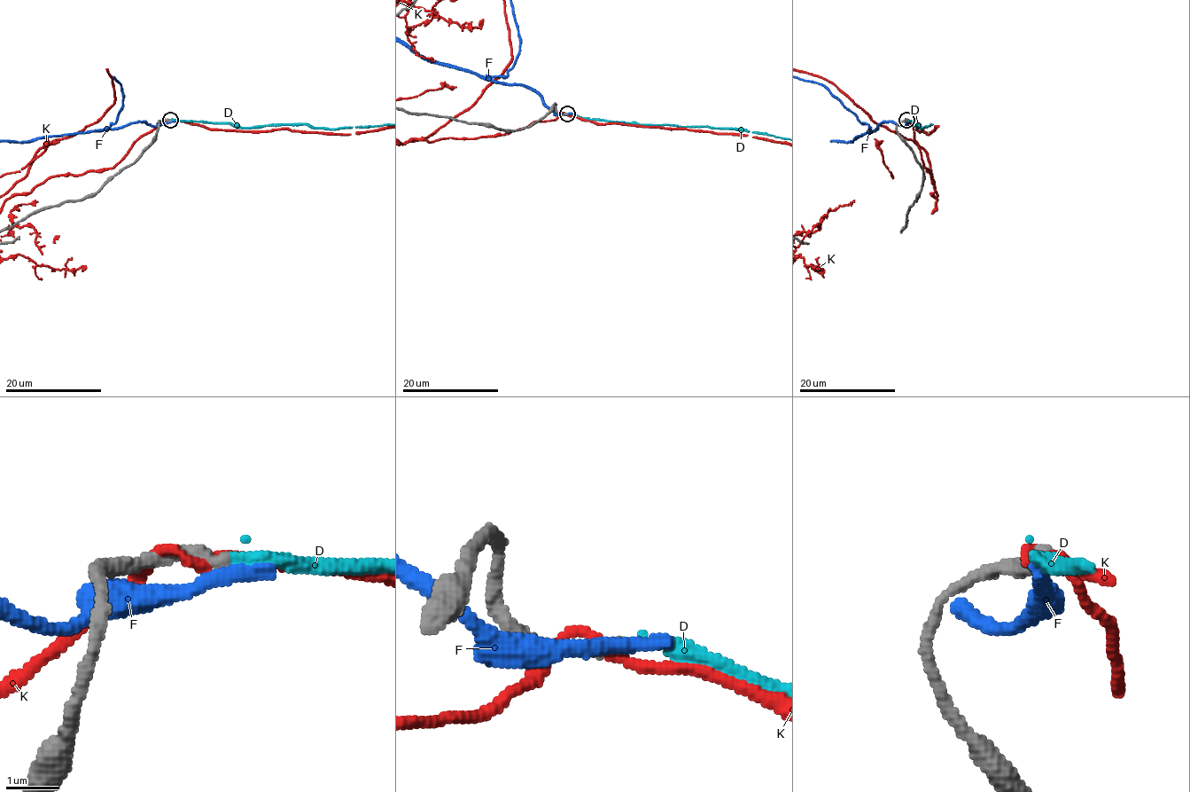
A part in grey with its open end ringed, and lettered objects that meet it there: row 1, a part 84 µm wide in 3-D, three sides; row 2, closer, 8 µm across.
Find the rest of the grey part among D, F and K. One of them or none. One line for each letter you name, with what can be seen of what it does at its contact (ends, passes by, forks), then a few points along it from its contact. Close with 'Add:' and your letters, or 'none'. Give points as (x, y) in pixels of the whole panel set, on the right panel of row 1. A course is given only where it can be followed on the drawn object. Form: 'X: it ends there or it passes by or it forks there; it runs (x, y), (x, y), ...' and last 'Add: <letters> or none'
D: it ends there
Add: D

